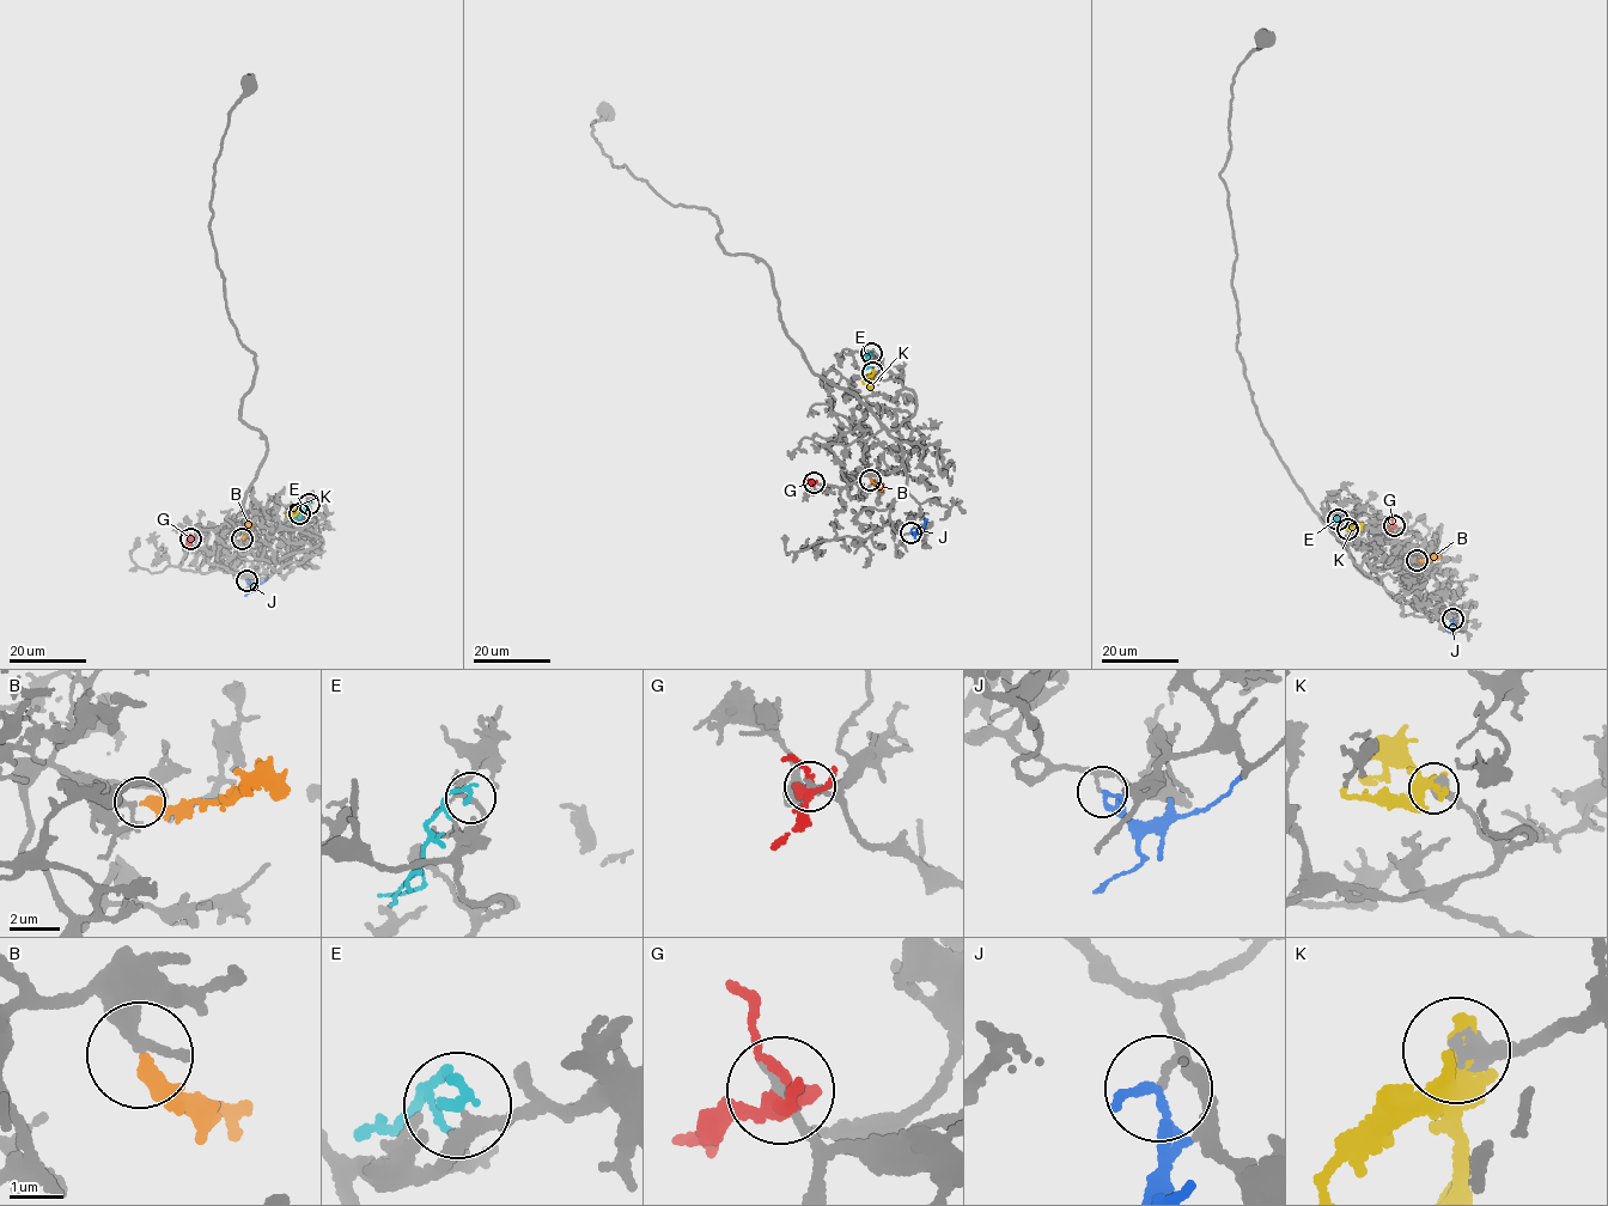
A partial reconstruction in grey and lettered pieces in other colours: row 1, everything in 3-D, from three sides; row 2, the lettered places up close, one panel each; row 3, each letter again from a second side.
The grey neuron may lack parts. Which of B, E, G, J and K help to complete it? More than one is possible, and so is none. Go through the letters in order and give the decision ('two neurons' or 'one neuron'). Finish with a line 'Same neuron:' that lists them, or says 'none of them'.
B: one neuron
E: two neurons
G: two neurons
J: two neurons
K: one neuron
Same neuron: B, K

